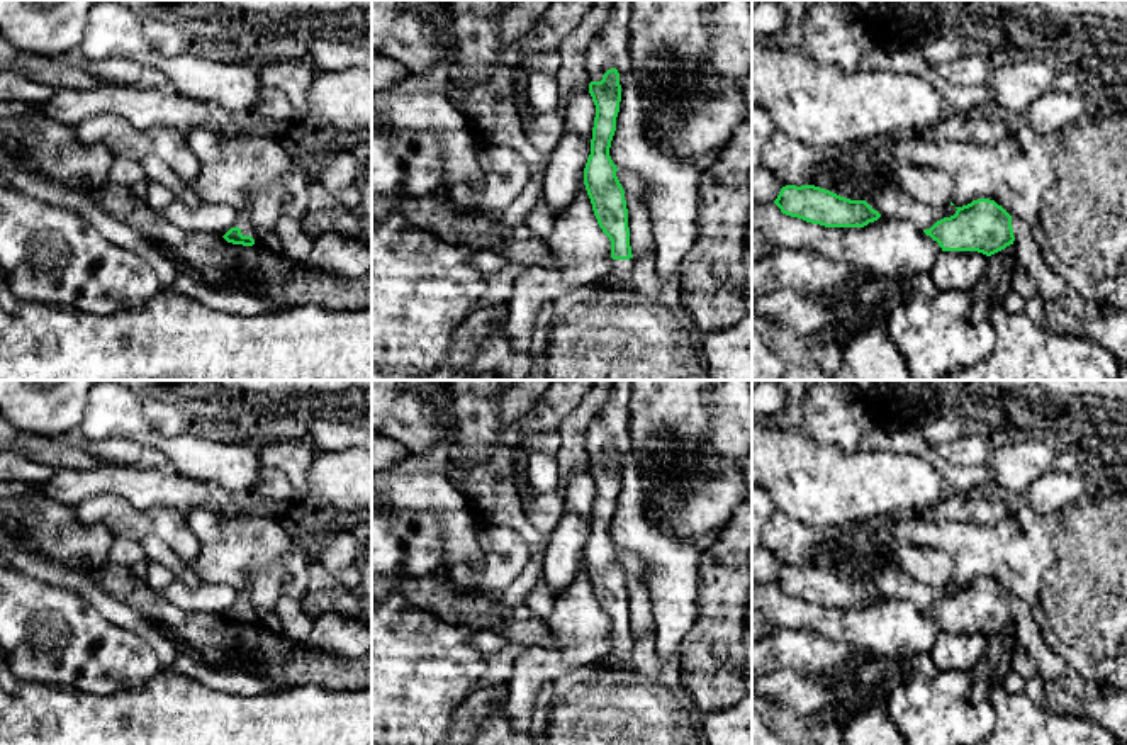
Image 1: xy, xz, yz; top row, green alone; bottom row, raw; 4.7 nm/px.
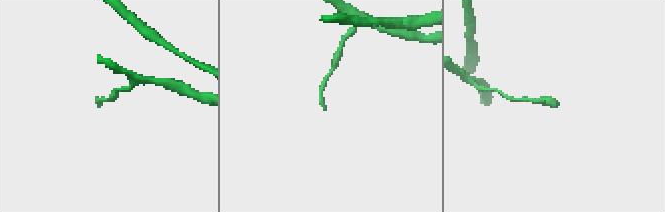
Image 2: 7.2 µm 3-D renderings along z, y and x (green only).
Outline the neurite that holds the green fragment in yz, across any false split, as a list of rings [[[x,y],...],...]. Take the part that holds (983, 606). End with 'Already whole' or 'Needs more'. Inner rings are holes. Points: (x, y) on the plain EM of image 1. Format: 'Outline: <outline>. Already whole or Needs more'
Outline: [[[990,579],[956,589],[954,596],[923,609],[942,631],[978,631],[991,636],[1012,625],[1017,643],[1035,660],[1046,684],[1061,681],[1069,694],[1081,699],[1091,699],[1100,692],[1096,682],[1086,681],[1047,647],[1032,608],[1020,596],[1006,592]]]. Needs more

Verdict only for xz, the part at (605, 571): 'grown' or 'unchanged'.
grown

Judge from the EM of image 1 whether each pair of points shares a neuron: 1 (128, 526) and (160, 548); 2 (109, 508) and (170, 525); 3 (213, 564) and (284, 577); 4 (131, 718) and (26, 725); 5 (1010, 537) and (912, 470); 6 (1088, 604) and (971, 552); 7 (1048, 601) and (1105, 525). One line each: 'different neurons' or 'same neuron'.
1: different neurons
2: same neuron
3: same neuron
4: same neuron
5: different neurons
6: same neuron
7: same neuron

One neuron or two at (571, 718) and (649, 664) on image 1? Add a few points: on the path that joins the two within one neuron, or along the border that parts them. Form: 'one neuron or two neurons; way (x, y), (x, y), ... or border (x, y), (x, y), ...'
one neuron; way (591, 718), (630, 683)

